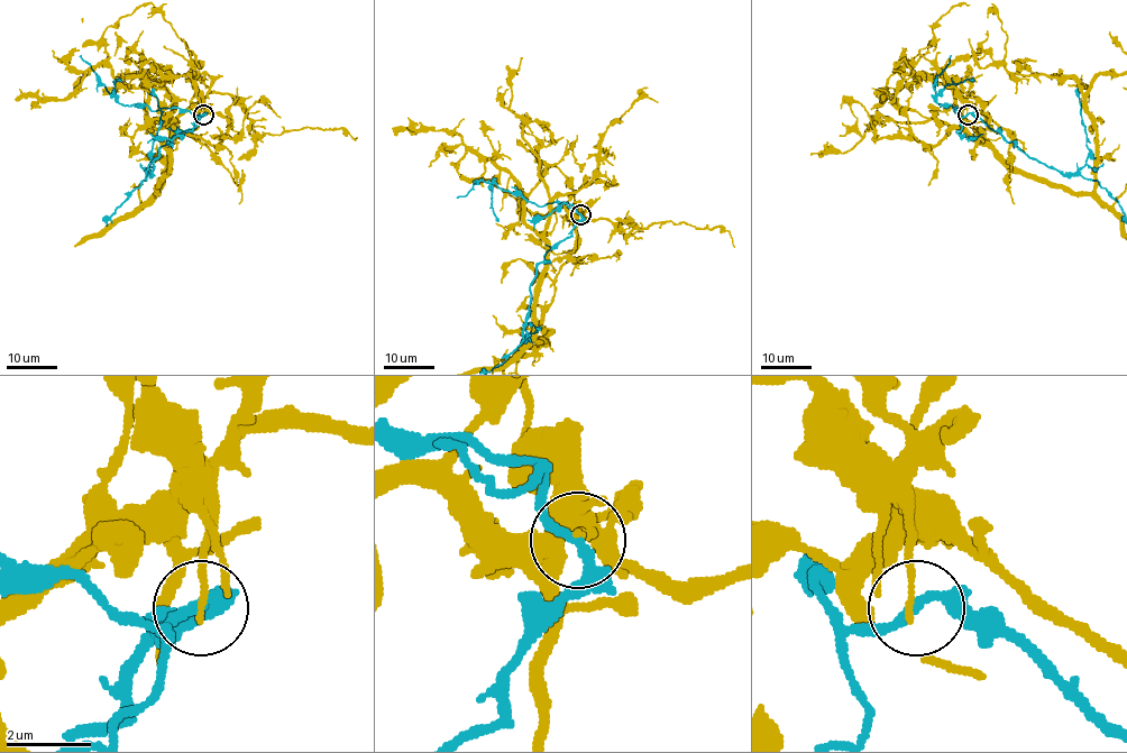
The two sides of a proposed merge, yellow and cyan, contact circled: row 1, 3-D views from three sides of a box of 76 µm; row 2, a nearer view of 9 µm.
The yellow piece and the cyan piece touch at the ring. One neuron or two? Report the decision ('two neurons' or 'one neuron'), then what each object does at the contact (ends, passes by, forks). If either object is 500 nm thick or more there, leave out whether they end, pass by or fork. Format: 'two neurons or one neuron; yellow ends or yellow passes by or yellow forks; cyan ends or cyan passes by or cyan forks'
two neurons; yellow ends; cyan passes by

